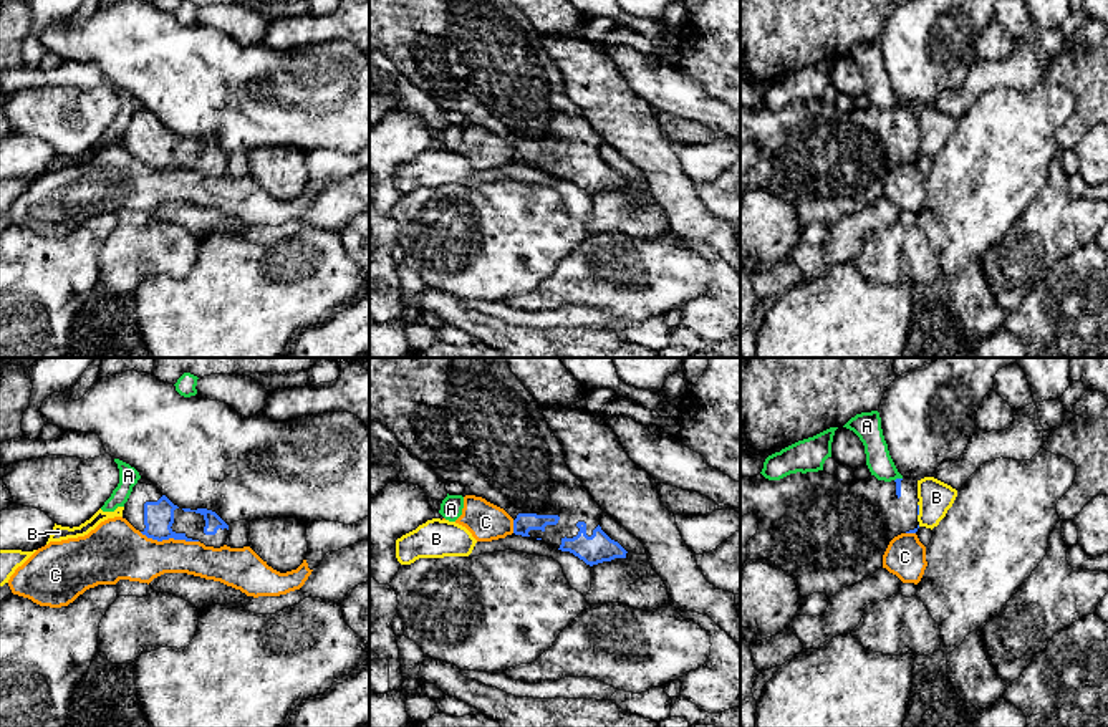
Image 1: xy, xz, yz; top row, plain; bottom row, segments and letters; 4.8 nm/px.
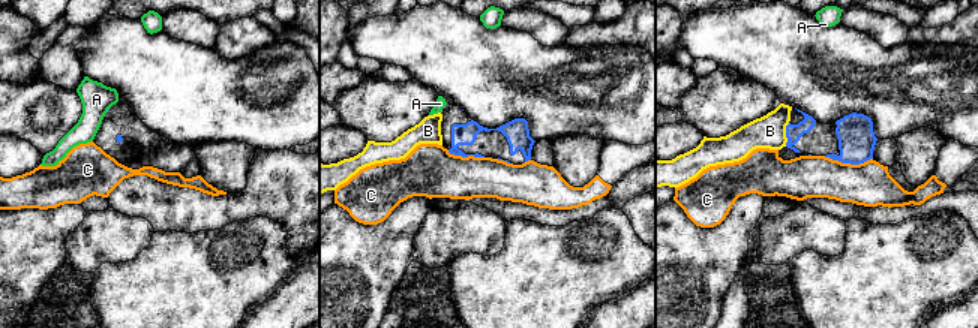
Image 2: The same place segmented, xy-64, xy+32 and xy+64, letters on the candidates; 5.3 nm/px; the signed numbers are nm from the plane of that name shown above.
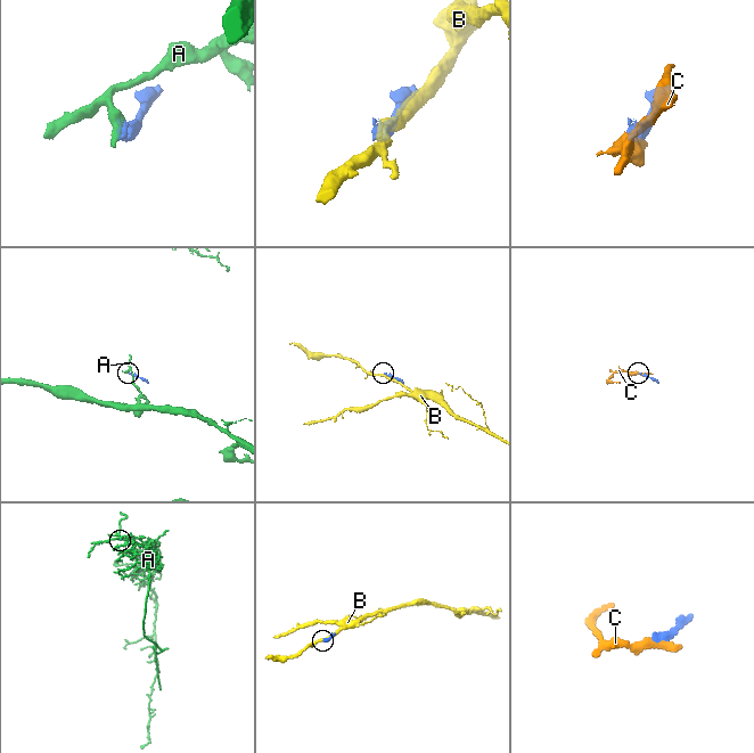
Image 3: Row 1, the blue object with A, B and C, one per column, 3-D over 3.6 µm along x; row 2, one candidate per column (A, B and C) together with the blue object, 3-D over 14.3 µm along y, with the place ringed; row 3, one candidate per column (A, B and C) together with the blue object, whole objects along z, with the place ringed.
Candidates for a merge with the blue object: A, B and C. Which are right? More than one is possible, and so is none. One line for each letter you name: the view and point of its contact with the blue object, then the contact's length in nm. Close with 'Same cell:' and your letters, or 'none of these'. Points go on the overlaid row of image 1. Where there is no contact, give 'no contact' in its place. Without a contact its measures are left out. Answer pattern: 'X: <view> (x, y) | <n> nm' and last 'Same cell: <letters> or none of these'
Same cell: none of these

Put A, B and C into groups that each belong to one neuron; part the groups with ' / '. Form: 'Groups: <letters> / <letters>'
Groups: A / B / C

